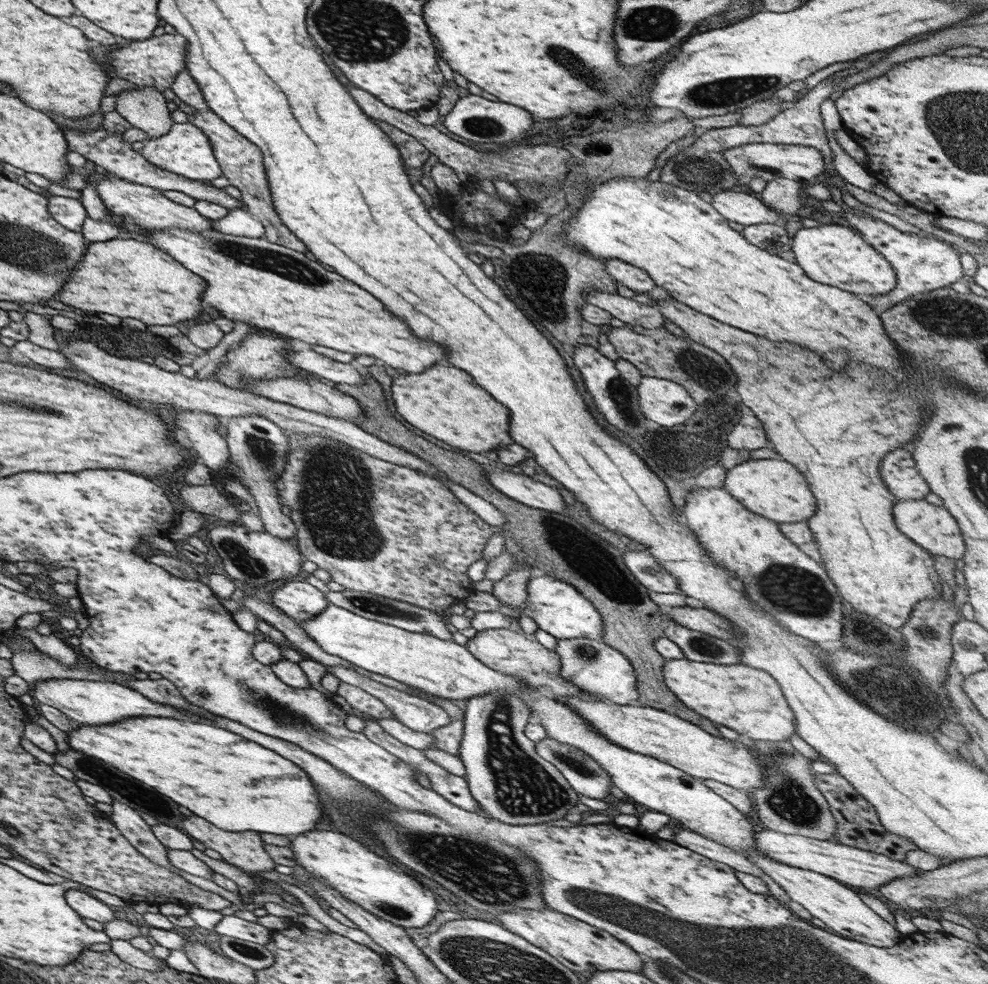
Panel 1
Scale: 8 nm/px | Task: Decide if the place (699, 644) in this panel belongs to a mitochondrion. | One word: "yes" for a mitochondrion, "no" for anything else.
yes

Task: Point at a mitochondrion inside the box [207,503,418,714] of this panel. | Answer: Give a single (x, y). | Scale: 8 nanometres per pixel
(237, 554)

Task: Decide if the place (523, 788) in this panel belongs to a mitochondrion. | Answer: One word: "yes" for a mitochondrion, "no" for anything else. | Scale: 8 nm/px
yes

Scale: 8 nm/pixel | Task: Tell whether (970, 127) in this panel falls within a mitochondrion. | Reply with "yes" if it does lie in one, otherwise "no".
yes

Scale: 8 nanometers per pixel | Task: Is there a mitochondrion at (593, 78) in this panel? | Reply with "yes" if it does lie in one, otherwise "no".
yes

